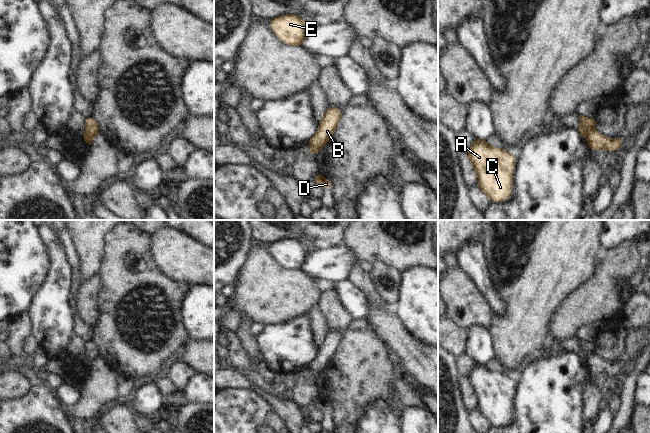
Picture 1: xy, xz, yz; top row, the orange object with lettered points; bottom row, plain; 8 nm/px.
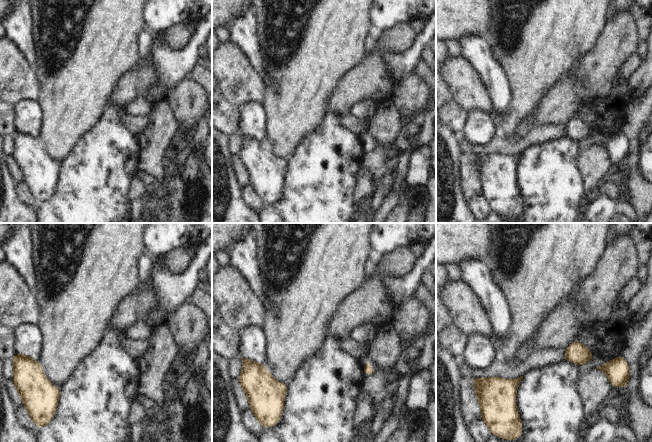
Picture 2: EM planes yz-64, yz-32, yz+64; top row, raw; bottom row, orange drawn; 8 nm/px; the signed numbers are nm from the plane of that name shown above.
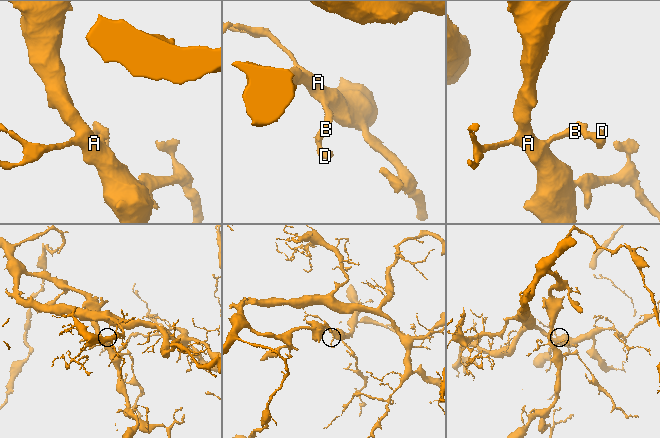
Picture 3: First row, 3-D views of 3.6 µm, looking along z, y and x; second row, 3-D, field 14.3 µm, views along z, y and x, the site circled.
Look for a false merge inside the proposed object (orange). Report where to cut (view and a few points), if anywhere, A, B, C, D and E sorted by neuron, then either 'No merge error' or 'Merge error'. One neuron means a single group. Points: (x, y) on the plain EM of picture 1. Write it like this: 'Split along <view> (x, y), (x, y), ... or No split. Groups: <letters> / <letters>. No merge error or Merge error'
Split along yz (594, 354), (585, 360). Groups: A B C E / D. Merge error.

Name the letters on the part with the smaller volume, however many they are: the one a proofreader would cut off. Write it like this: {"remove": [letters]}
{"remove": ["D"]}

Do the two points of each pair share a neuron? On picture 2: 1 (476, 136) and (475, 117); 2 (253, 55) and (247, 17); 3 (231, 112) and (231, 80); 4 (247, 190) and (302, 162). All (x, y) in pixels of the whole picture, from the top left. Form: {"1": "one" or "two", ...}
{"1": "one", "2": "one", "3": "two", "4": "two"}

